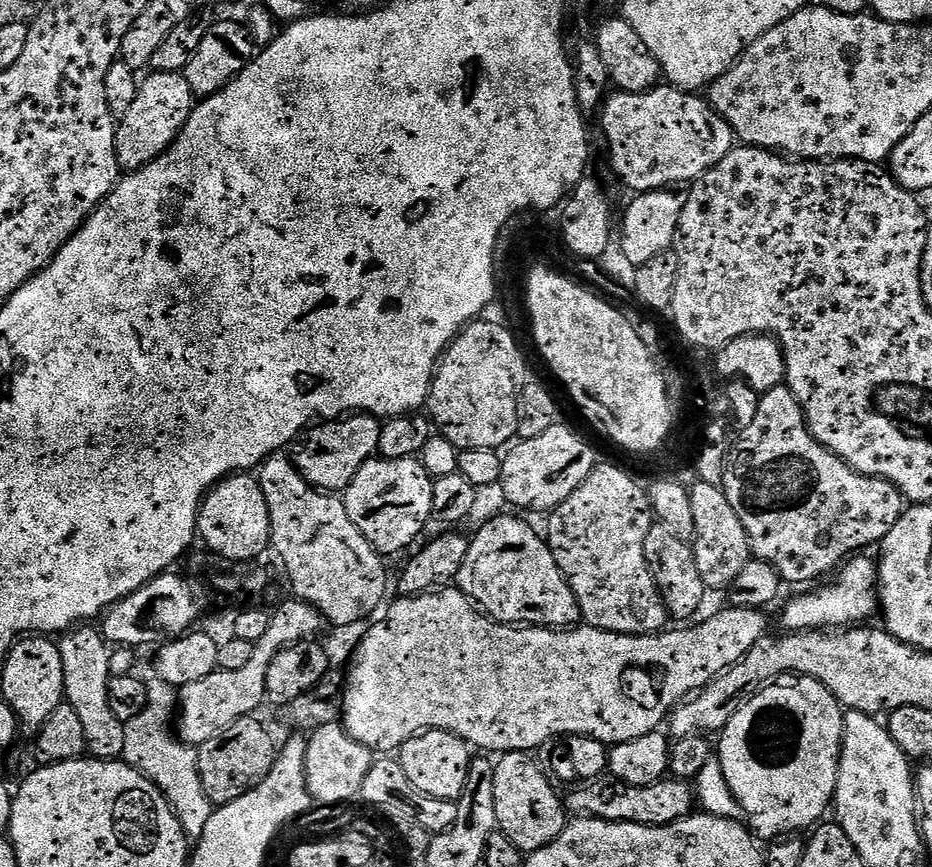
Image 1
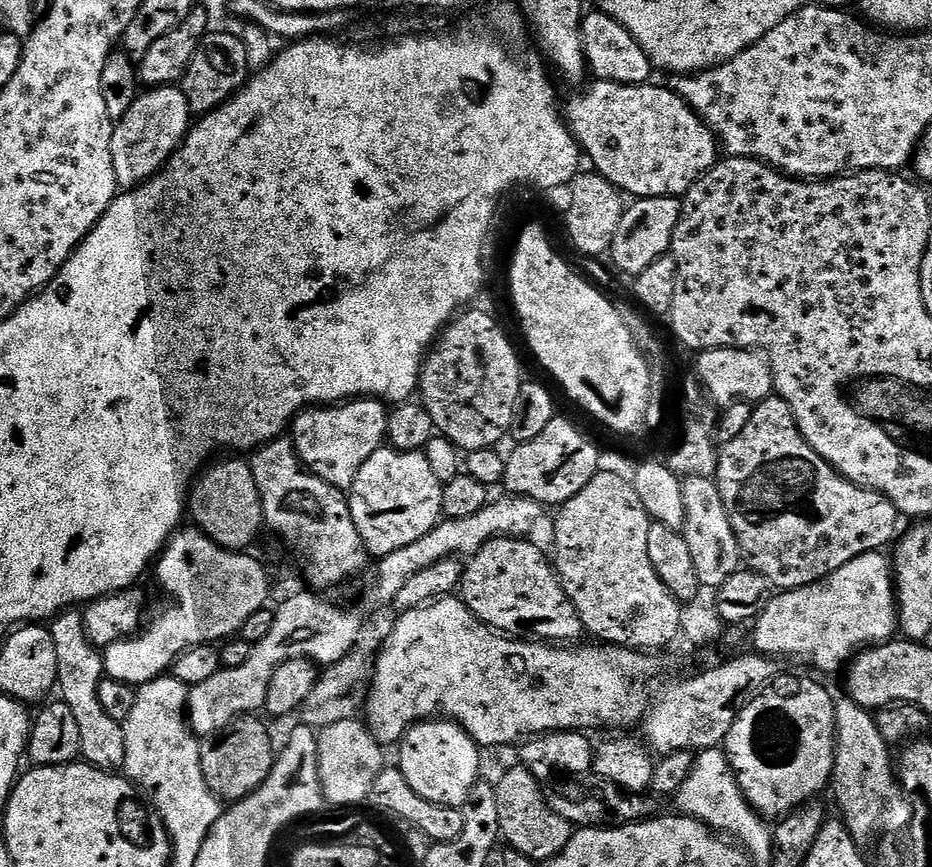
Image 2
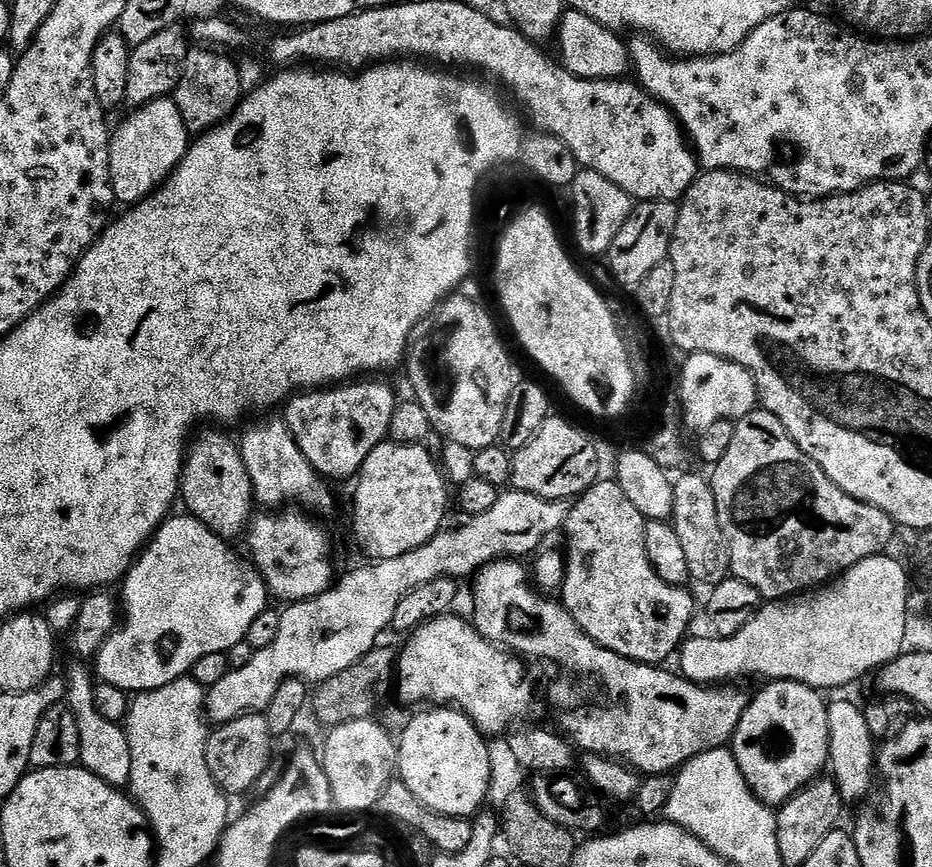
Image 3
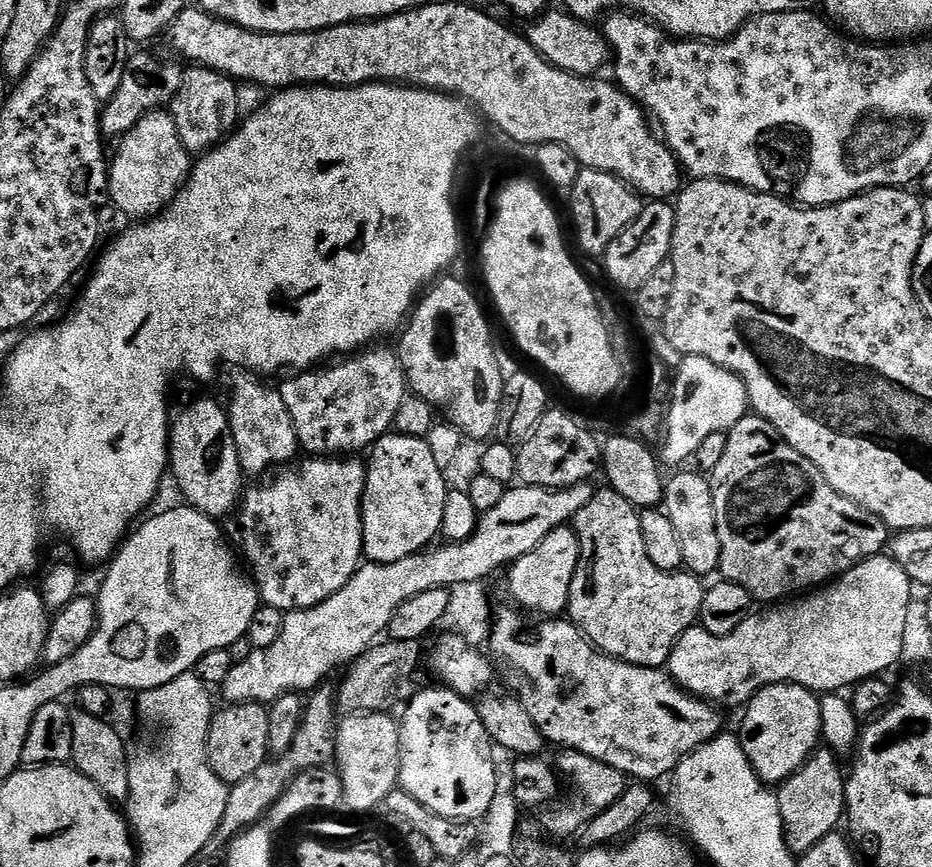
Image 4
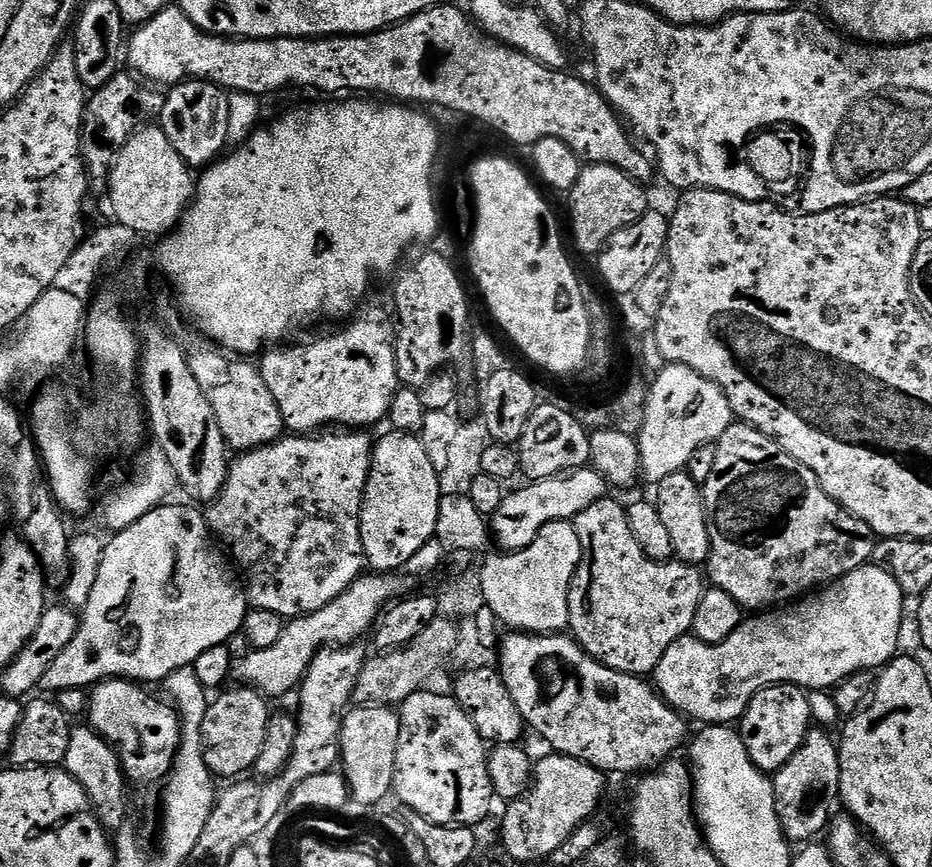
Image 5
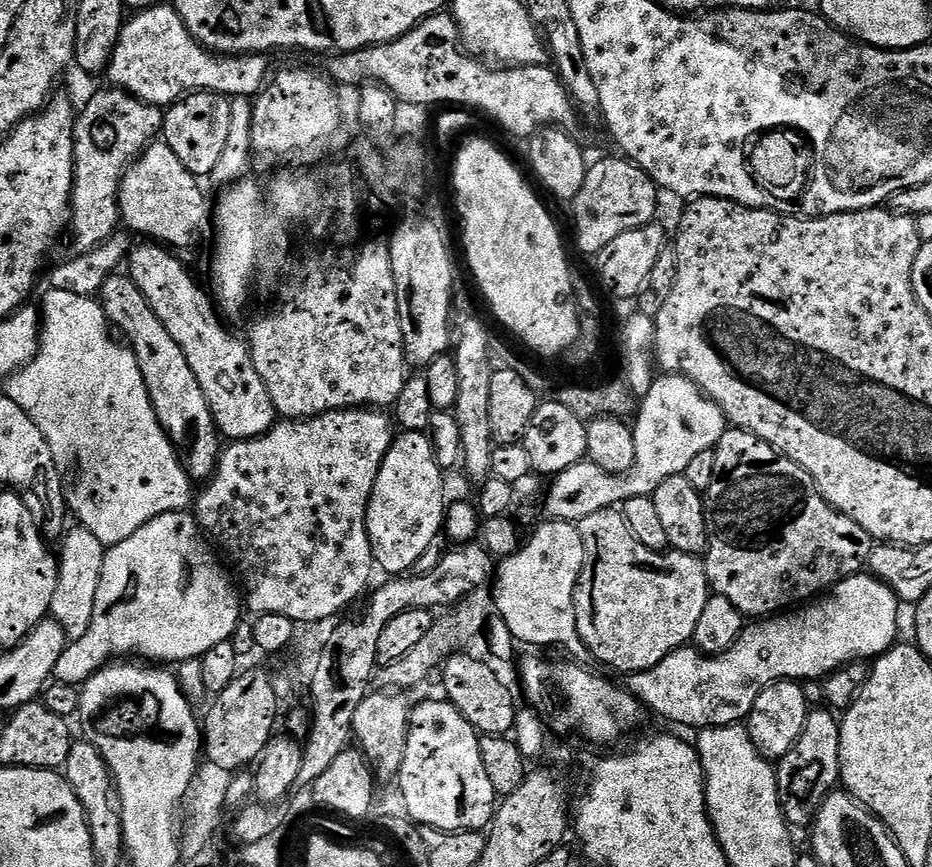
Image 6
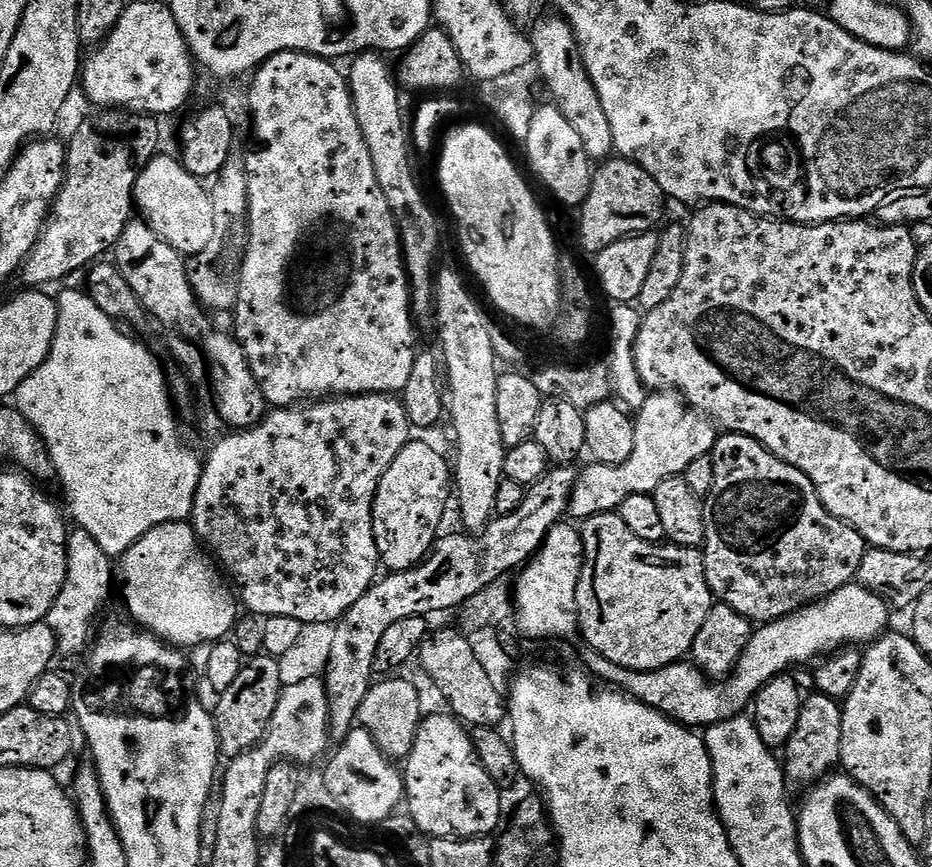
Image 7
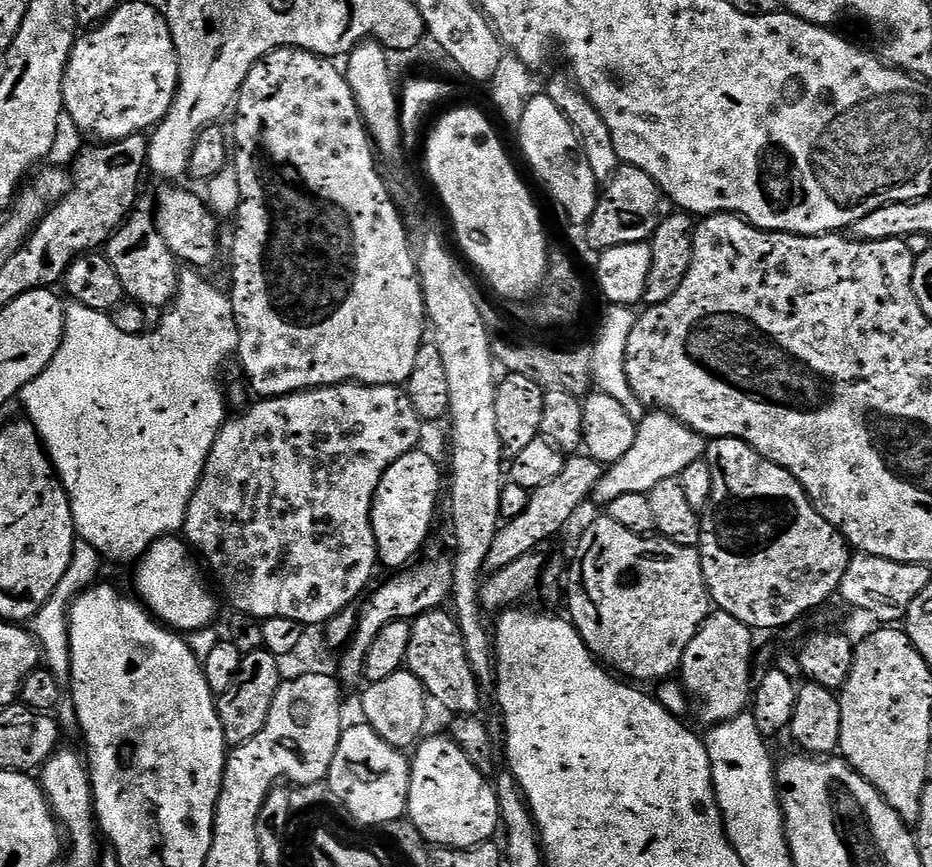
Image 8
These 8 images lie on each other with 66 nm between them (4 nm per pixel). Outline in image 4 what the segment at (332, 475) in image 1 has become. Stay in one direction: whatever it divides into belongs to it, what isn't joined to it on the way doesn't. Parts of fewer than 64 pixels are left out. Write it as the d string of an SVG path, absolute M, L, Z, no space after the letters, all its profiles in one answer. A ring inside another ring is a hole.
M369 346L327 366L289 375L289 380L279 385L278 391L297 432L297 442L305 453L316 458L344 458L349 454L360 454L363 448L364 451L371 449L376 441L393 431L394 414L398 414L398 406L402 406L406 395L406 381L399 355L393 349L391 352L388 348L380 347Z

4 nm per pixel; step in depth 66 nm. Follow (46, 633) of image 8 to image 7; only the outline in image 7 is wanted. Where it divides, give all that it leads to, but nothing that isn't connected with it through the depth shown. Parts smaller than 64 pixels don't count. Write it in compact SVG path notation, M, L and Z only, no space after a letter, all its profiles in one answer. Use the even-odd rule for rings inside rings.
M75 527L69 533L67 540L66 580L54 605L48 611L46 621L56 634L57 651L62 656L72 656L84 646L87 647L92 618L103 604L103 597L109 592L110 586L112 587L113 580L112 558L102 550L90 534L87 534L86 530Z

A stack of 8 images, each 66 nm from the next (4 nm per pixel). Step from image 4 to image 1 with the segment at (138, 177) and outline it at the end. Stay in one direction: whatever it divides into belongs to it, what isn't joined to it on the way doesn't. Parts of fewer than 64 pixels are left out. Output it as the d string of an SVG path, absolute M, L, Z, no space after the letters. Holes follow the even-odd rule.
M152 72L139 81L134 103L125 116L119 117L116 125L116 153L121 169L125 173L136 172L142 166L154 162L178 138L182 126L190 118L194 97L184 75L178 72Z

